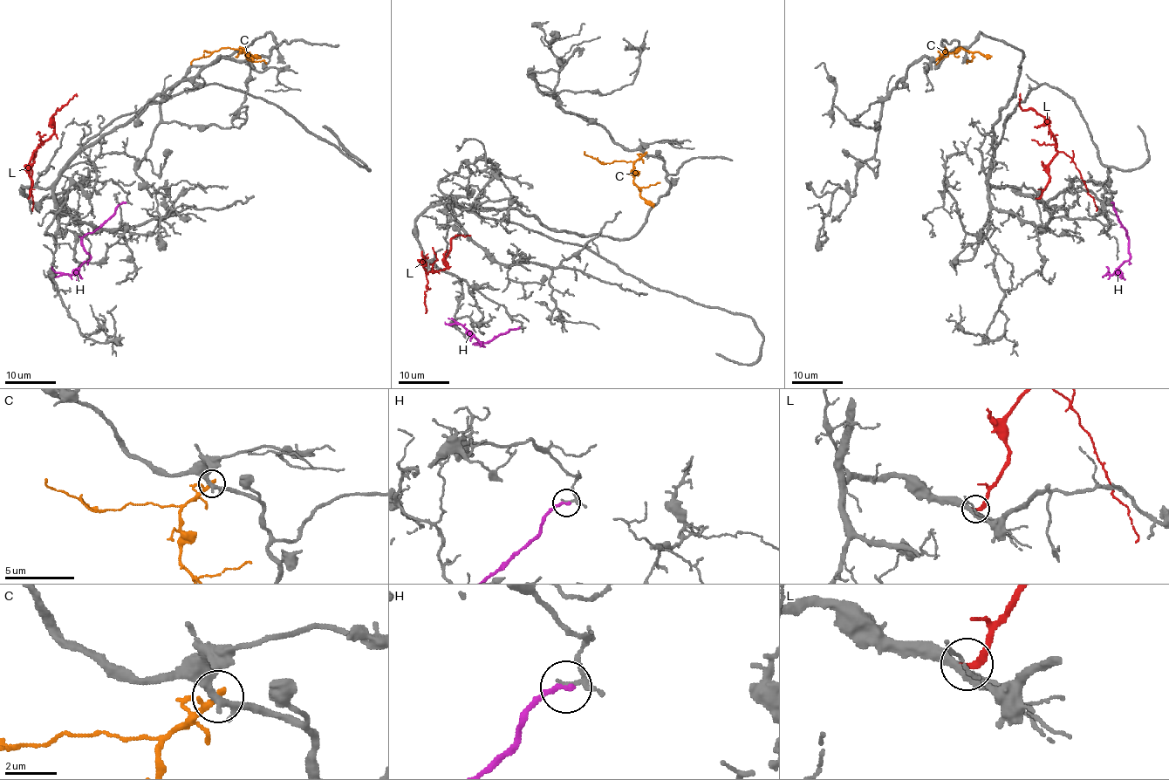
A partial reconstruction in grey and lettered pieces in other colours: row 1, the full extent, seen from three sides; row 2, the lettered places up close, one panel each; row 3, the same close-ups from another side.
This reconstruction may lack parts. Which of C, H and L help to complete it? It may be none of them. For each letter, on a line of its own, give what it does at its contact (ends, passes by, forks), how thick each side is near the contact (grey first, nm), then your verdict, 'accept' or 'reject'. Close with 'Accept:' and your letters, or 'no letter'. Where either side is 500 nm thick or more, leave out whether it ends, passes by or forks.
C: it ends | 360/280 nm | reject
H: it ends | 110/240 nm | reject
L: it ends | 320/280 nm | accept
Accept: L

